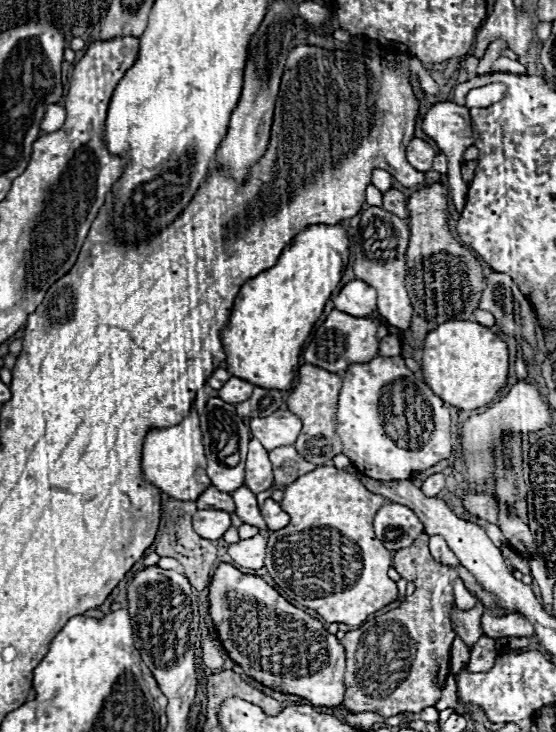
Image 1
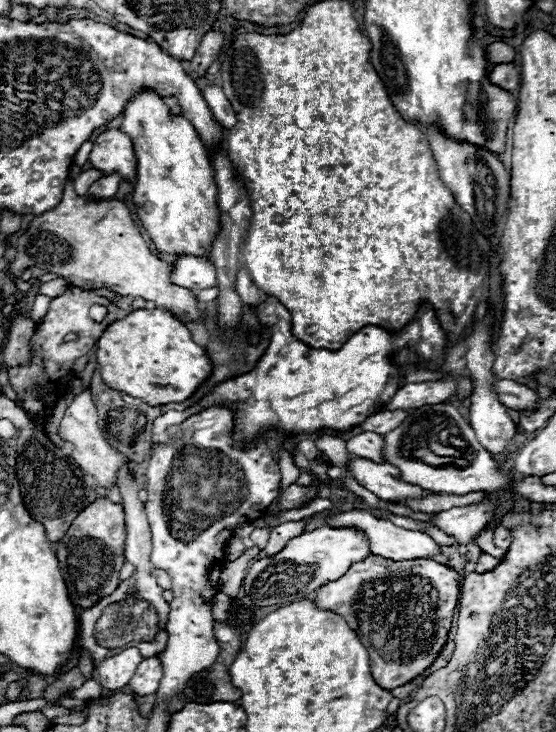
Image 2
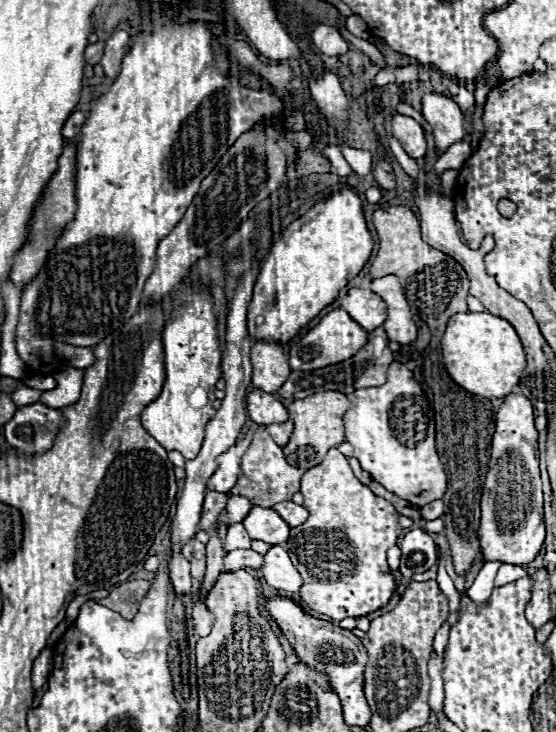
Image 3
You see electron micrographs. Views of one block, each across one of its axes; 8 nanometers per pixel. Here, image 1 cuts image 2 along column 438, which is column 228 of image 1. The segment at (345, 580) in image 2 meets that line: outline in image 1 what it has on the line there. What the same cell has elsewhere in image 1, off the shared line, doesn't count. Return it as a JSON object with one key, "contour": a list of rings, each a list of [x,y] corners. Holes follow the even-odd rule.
{"contour":[[[220,564],[210,584],[210,616],[214,620],[218,638],[230,658],[244,668],[248,676],[270,686],[274,690],[296,694],[300,698],[310,700],[314,706],[338,708],[344,702],[346,686],[344,686],[344,646],[340,640],[330,634],[322,622],[292,606],[286,598],[282,598],[272,586],[268,586],[260,576],[242,574],[232,564]]]}

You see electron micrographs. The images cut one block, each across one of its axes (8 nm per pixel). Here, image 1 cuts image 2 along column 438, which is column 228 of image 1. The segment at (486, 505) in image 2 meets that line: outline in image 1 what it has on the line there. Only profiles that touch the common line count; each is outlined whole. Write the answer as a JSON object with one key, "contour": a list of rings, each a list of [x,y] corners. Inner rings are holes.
{"contour":[[[196,510],[194,530],[206,540],[220,540],[230,528],[230,512],[224,510]]]}

